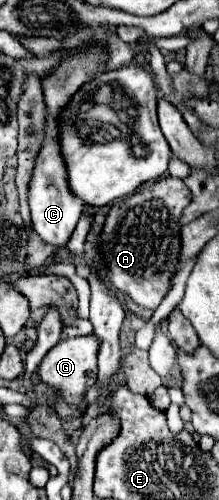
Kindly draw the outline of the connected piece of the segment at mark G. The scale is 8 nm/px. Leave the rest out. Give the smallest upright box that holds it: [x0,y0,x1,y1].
[39,334,101,410]

